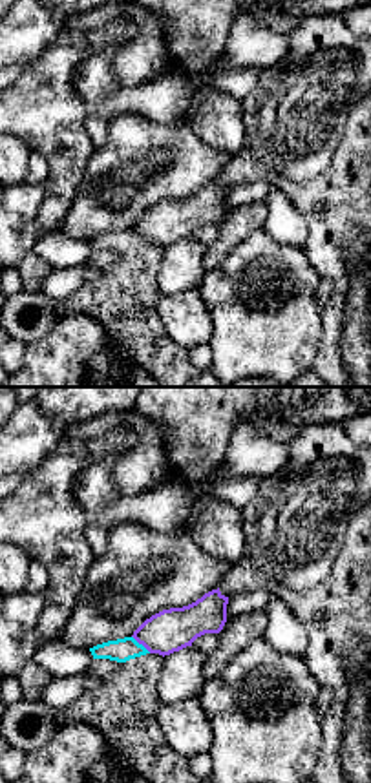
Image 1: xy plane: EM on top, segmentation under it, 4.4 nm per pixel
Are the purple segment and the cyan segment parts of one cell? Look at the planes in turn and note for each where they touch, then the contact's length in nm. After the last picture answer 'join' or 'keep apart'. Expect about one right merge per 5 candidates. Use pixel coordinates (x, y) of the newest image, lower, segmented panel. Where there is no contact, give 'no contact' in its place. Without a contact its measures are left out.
(141, 643) | 120 nm

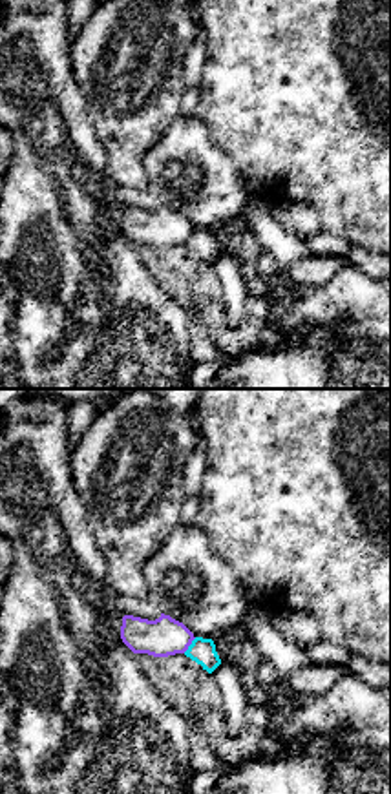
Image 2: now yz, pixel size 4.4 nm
(190, 643) | 90 nm

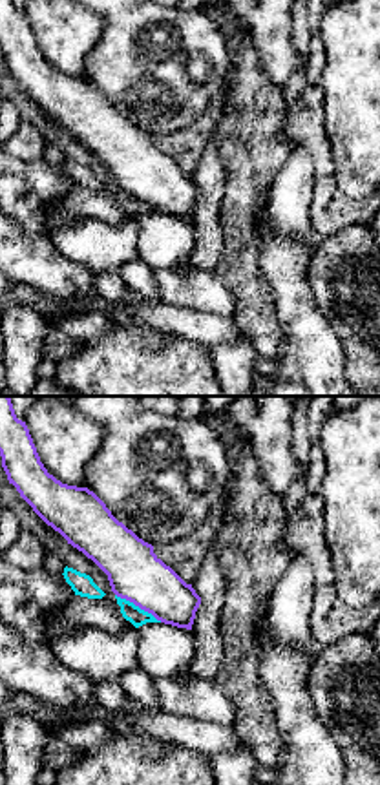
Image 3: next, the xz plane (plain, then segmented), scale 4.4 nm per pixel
(139, 607) | 240 nm

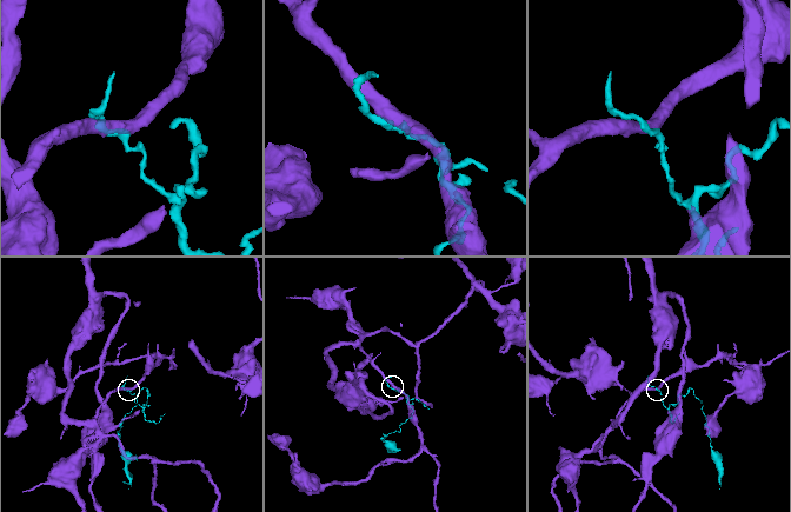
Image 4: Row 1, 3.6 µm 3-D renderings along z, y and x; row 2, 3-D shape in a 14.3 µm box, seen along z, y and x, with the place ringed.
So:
keep apart

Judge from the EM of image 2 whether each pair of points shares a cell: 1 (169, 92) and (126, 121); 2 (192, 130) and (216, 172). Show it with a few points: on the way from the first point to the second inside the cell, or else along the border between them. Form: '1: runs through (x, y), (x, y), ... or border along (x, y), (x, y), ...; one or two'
1: runs through (158, 92), (137, 110); one
2: runs through (192, 141), (192, 148), (205, 161); one

